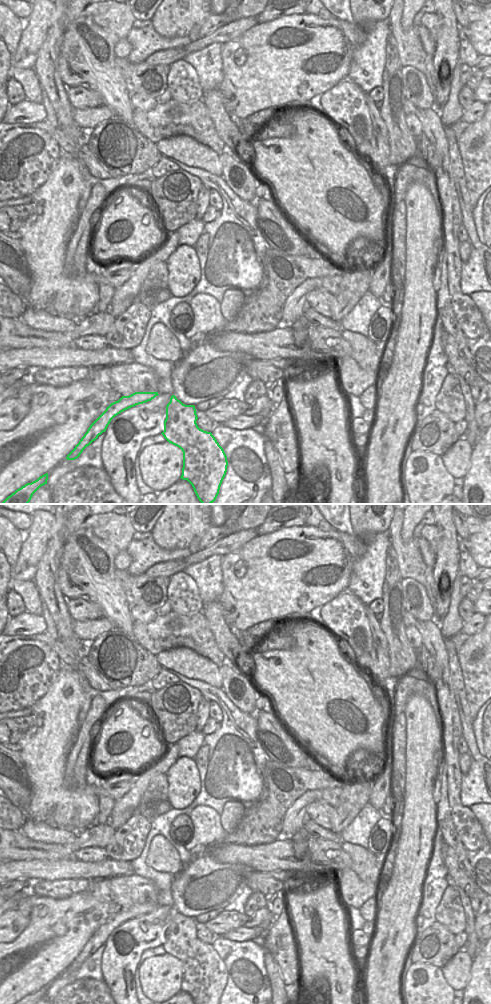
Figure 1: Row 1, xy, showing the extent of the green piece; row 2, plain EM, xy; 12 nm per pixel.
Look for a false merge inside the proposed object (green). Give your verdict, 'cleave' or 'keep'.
keep

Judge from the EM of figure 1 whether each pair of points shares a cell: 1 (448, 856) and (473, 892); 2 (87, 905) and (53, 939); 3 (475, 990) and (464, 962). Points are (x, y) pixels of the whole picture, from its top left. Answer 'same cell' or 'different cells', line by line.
1: same cell
2: same cell
3: different cells

